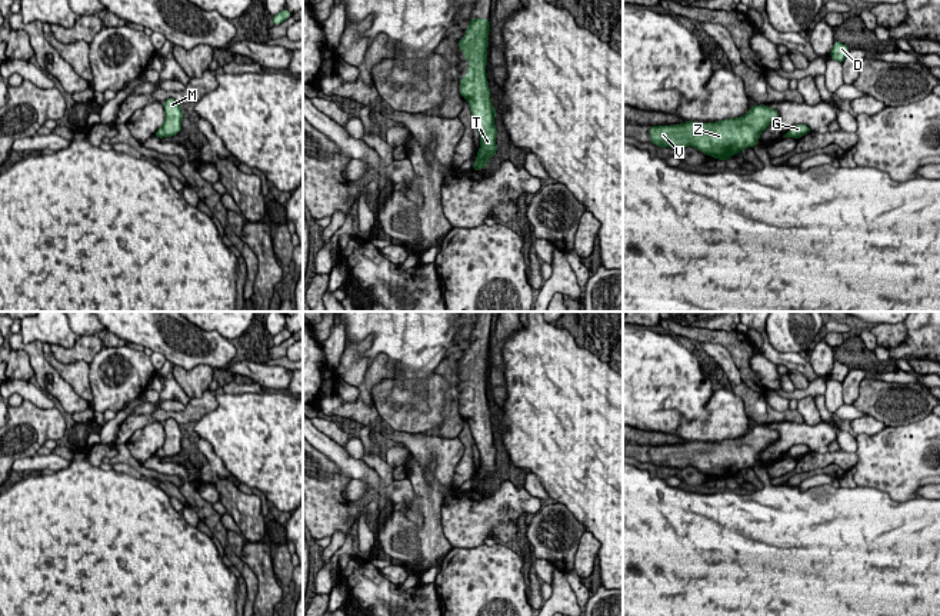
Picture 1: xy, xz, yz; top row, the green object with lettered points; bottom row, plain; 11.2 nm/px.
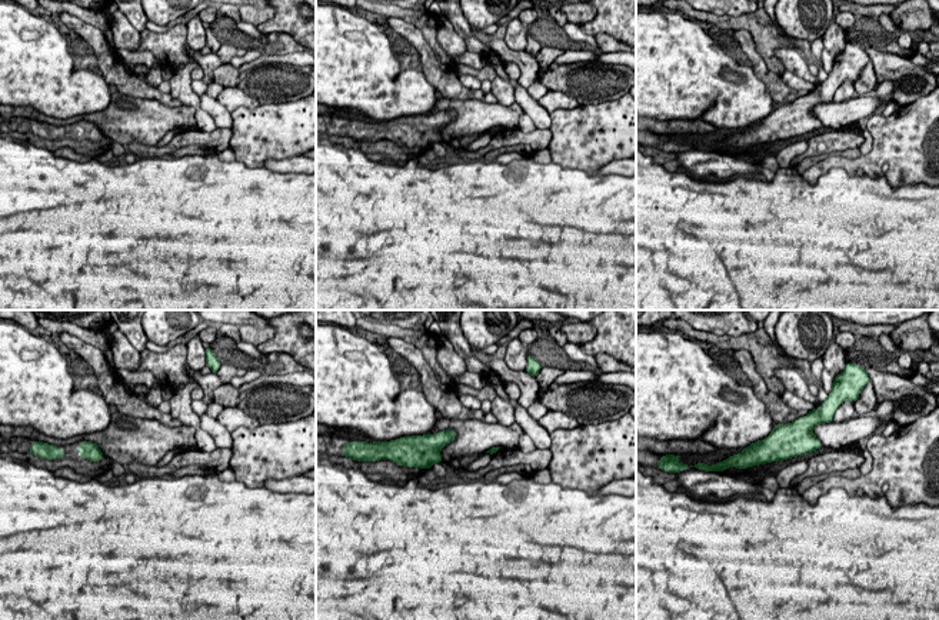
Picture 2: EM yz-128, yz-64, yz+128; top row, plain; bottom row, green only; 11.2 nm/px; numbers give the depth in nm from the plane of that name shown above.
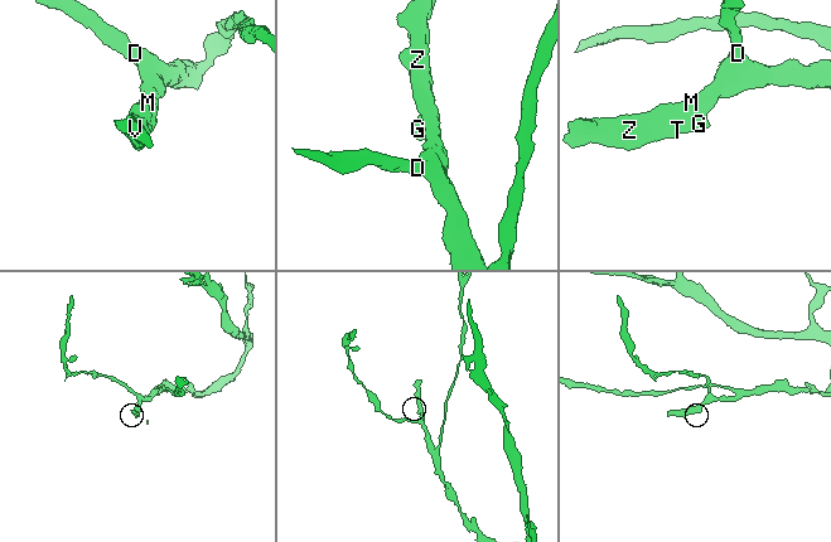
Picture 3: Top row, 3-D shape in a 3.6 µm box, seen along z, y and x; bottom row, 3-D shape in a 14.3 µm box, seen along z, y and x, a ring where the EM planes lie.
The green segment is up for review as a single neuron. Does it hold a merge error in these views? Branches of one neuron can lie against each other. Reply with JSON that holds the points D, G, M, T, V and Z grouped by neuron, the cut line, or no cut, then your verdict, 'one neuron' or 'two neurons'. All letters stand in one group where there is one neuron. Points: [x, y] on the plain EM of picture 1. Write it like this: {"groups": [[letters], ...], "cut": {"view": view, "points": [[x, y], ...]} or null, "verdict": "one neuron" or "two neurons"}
{"groups": [["D", "G", "M", "T", "V", "Z"]], "cut": null, "verdict": "one neuron"}

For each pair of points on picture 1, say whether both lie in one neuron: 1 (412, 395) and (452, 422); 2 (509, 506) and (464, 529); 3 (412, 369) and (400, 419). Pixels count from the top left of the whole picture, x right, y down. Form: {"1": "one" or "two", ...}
{"1": "two", "2": "one", "3": "two"}

